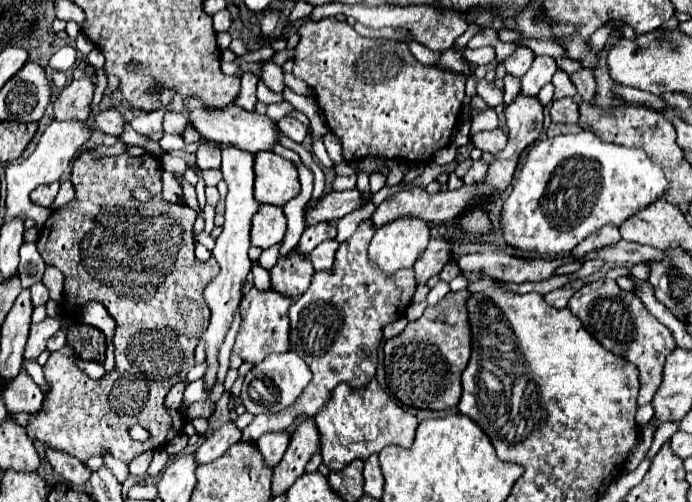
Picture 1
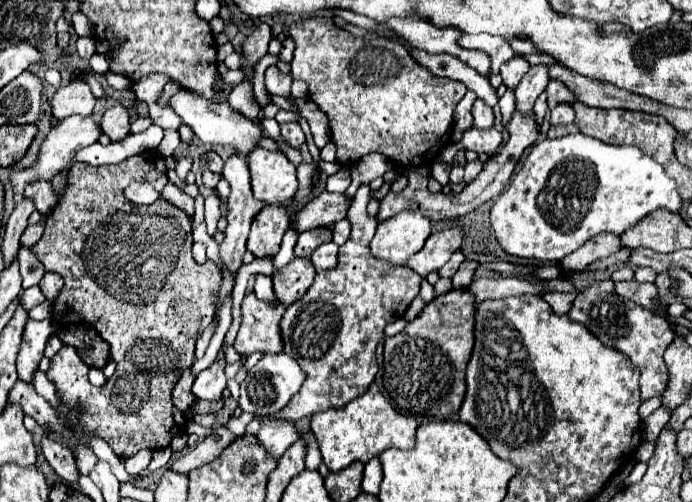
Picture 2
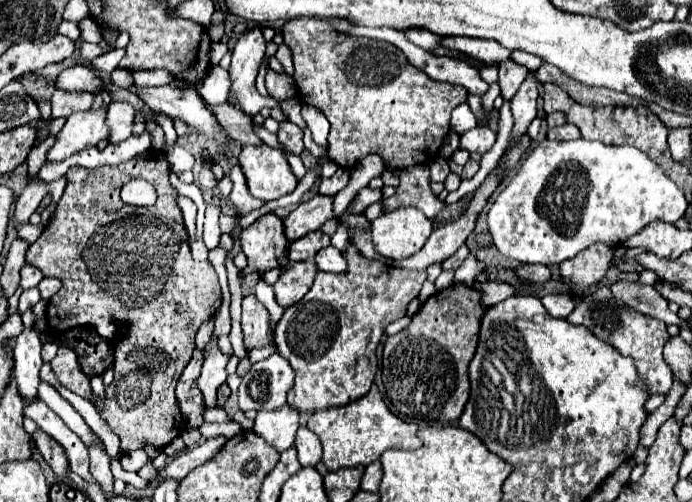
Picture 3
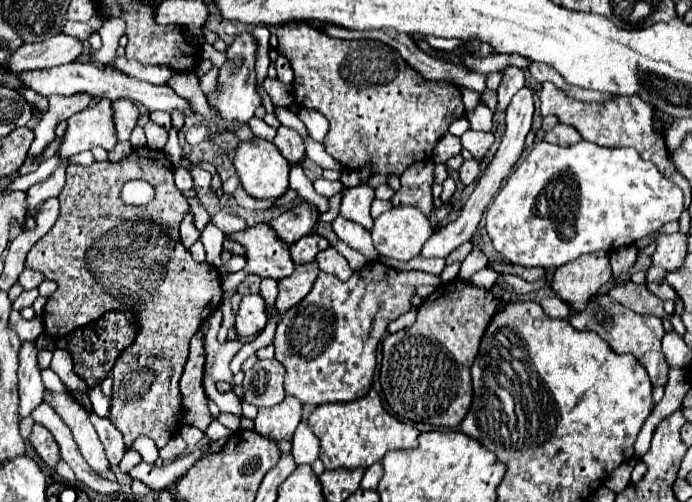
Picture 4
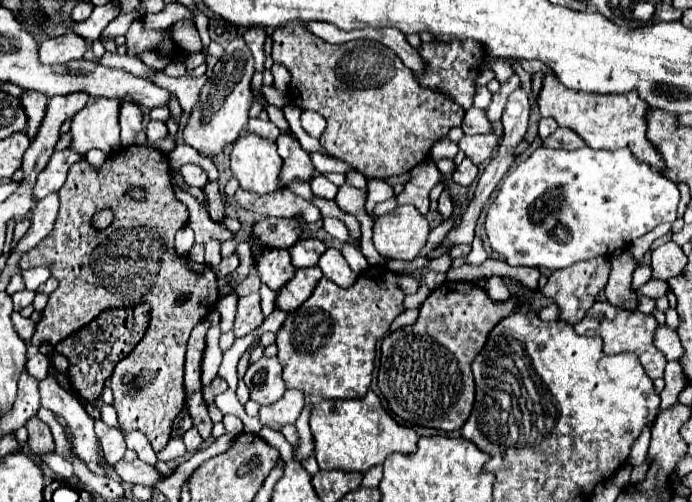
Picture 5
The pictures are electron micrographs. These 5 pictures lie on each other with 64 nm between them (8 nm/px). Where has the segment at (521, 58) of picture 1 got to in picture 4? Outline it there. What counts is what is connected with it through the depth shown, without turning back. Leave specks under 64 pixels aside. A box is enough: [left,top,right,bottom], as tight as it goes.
[498,66,524,112]

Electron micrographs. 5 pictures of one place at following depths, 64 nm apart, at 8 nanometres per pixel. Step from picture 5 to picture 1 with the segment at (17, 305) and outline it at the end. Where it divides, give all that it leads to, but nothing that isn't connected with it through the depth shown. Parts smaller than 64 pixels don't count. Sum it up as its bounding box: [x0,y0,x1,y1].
[30,282,50,306]

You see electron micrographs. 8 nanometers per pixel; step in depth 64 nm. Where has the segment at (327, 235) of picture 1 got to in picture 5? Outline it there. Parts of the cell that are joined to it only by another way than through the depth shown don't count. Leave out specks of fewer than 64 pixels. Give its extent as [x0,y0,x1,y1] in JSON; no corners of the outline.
[290,238,326,268]

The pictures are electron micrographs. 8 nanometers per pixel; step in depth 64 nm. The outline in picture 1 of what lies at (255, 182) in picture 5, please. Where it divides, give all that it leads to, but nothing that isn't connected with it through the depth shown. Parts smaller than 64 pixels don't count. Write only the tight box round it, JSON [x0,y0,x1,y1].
[254,152,300,206]

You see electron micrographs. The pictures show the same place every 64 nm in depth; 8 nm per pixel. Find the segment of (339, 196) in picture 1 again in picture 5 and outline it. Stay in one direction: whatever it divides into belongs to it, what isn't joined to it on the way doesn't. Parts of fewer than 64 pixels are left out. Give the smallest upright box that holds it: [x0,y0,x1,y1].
[250,216,304,248]

